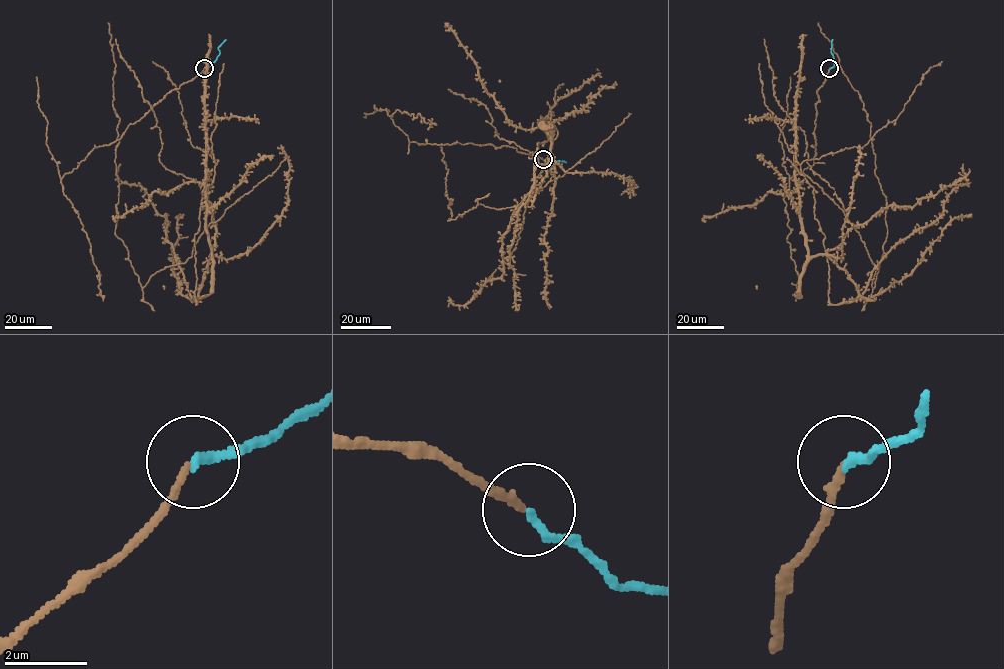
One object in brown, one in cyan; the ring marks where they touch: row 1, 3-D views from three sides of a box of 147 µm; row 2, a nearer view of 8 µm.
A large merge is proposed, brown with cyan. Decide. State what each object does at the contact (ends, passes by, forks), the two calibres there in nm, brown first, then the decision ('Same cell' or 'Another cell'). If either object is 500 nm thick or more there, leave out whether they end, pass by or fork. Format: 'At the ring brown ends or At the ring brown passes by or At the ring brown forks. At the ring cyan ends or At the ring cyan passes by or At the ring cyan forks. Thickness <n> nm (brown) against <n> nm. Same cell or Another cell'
At the ring brown ends. At the ring cyan ends. Thickness 170 nm (brown) against 200 nm. Same cell

